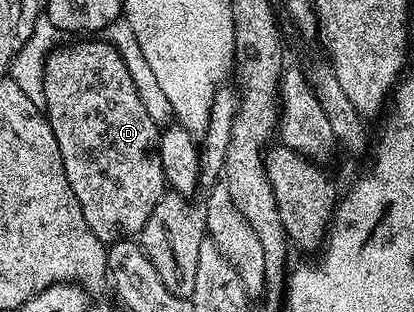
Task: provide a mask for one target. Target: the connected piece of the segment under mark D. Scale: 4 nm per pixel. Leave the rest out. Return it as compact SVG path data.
M76 40L73 46L57 45L56 49L44 61L44 104L43 111L50 128L54 132L54 140L58 140L58 152L62 152L62 164L66 168L66 180L70 180L70 188L74 188L74 196L78 196L78 204L82 204L82 216L86 216L86 224L90 224L90 232L98 236L106 244L121 242L123 238L135 239L140 230L150 220L150 212L154 212L154 204L166 193L166 183L162 172L162 162L158 160L156 139L158 127L150 116L146 116L146 108L142 108L142 100L138 97L138 88L134 88L134 80L130 80L130 72L122 60L122 56L108 41Z

